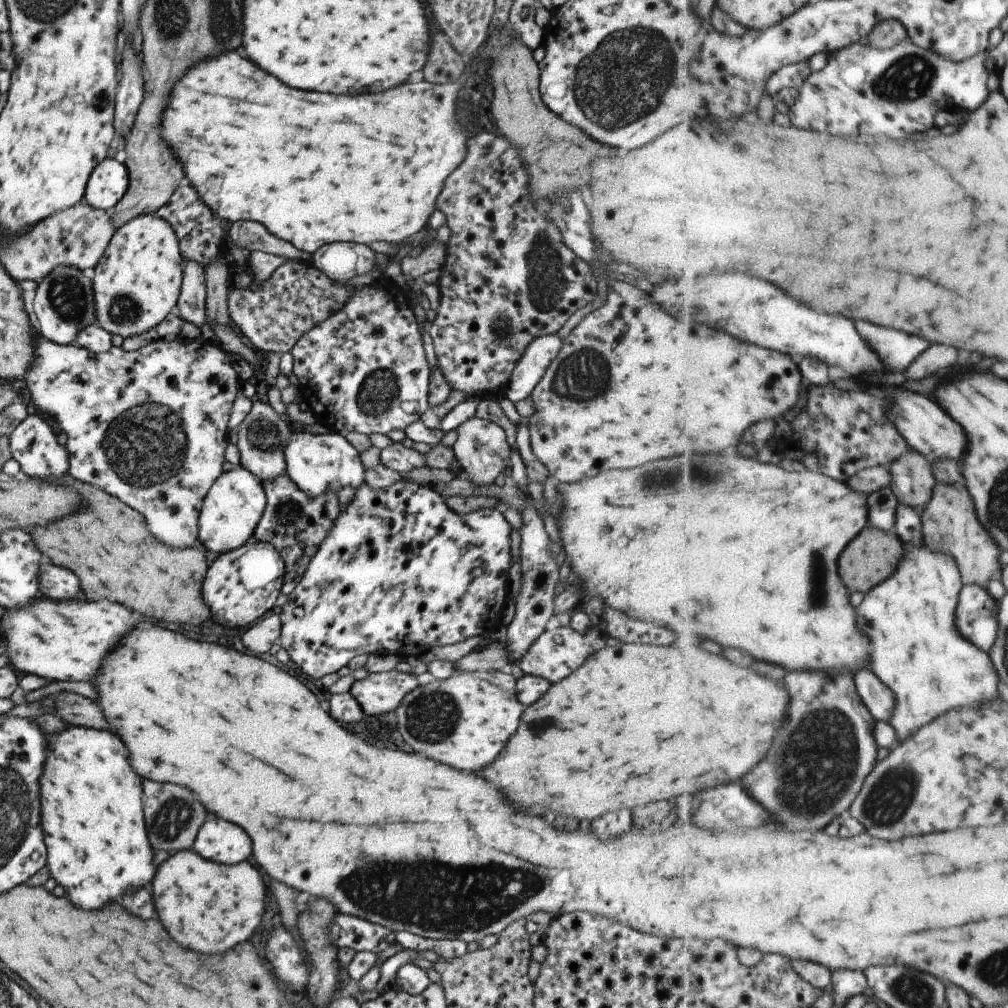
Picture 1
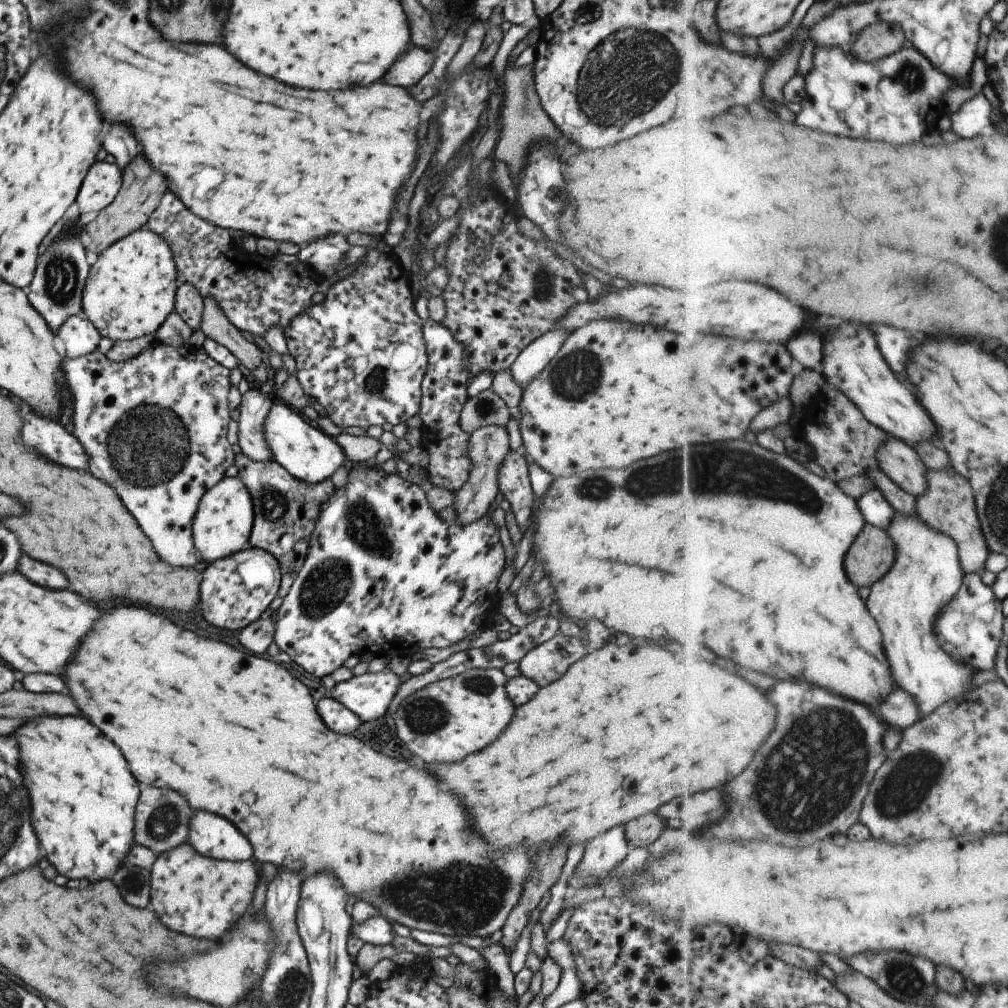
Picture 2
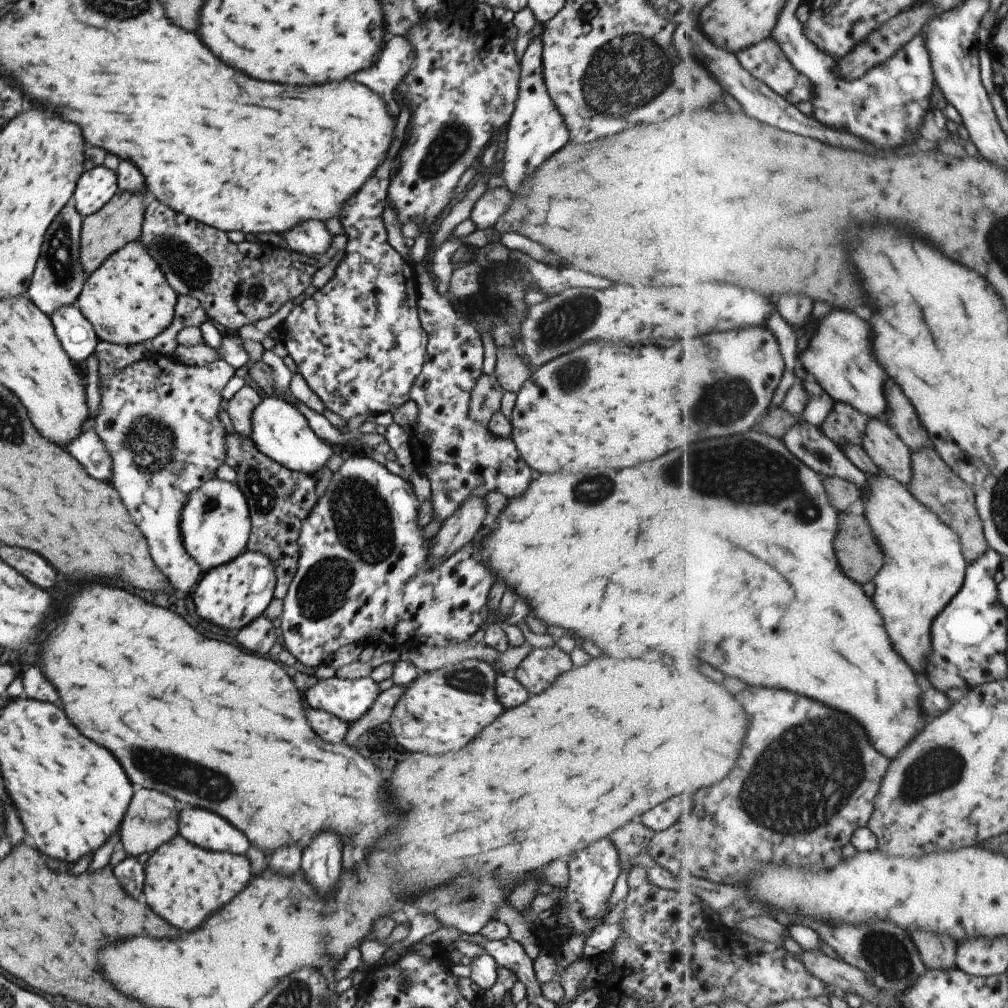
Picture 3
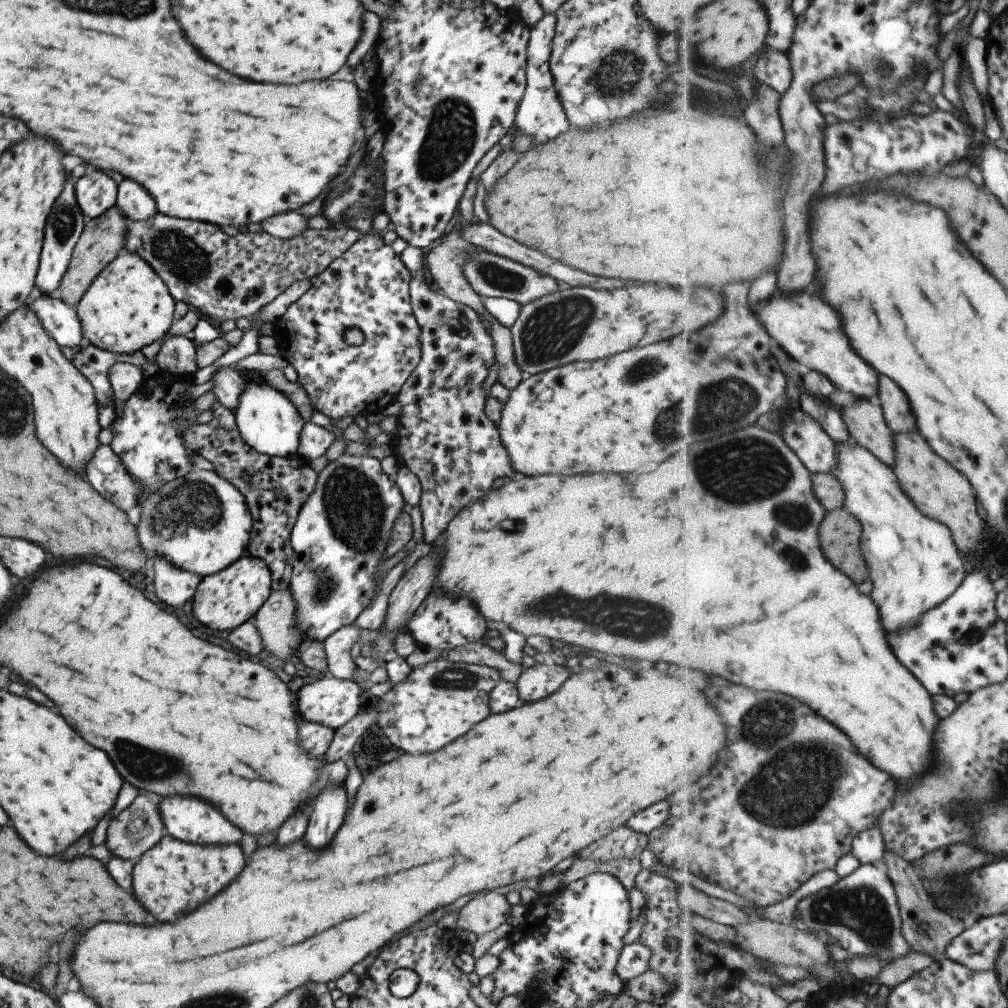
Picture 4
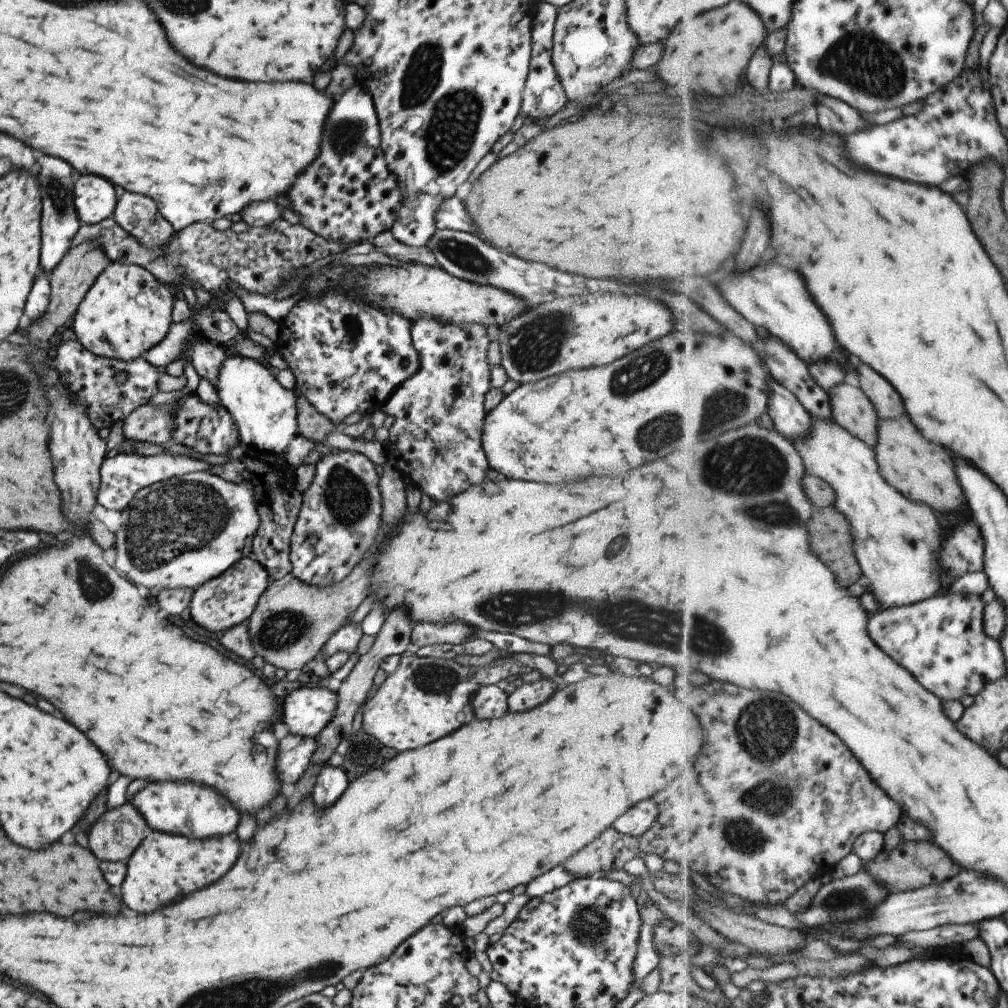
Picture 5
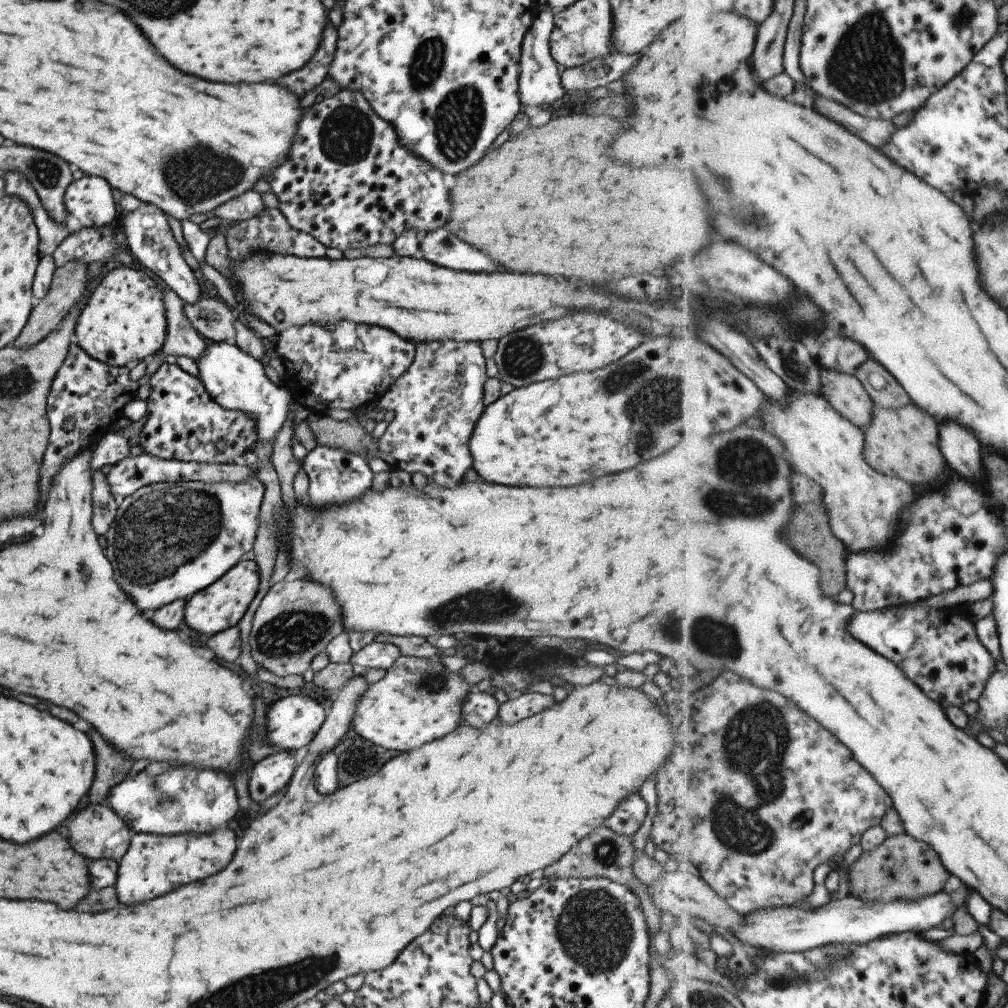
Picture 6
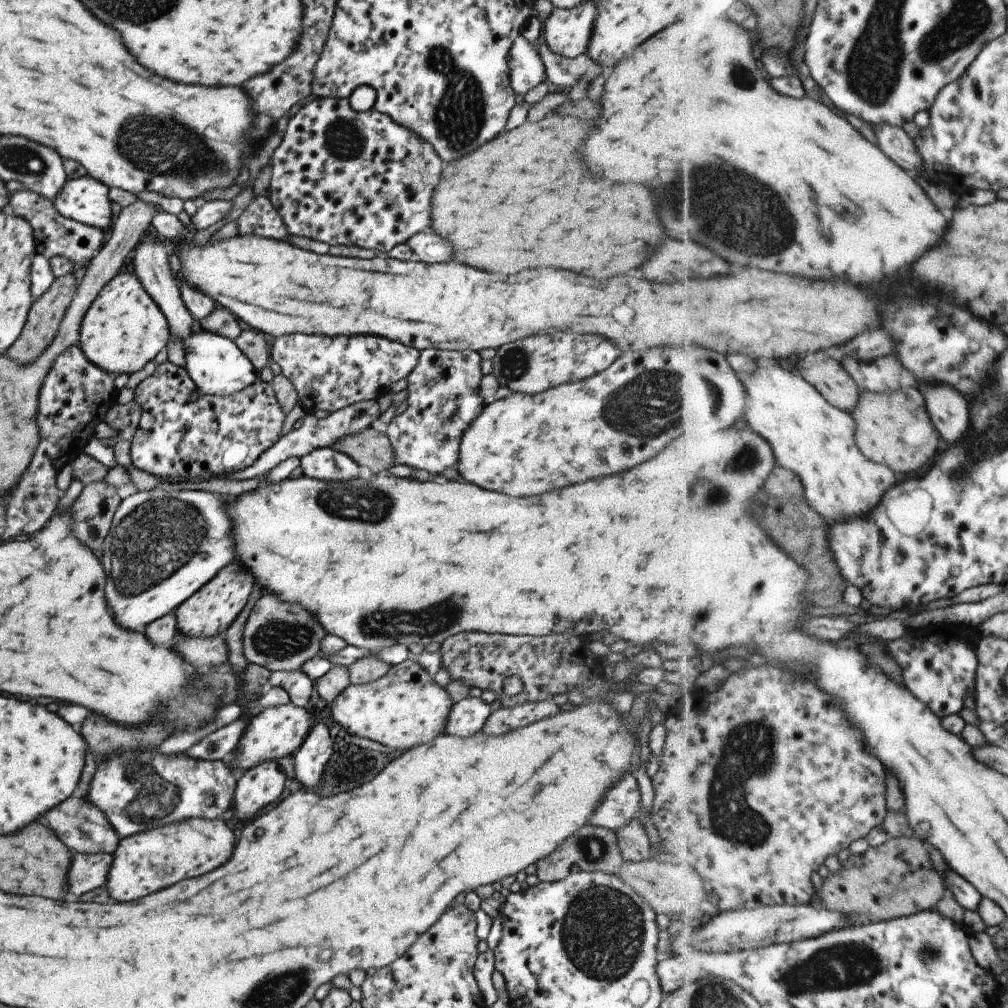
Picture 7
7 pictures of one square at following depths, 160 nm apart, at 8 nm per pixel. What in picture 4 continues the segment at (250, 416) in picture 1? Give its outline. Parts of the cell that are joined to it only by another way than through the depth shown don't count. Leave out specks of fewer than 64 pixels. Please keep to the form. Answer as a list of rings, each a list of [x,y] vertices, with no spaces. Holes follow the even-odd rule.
[[[231,366],[219,367],[211,377],[213,384],[210,392],[231,412],[237,406],[237,399],[244,389],[244,380],[241,373]]]

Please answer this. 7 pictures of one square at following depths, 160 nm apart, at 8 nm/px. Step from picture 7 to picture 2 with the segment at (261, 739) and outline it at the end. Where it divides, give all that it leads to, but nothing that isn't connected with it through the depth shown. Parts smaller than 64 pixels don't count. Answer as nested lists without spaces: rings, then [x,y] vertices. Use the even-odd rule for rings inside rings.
[[[388,668],[376,673],[363,673],[335,683],[329,698],[345,705],[361,723],[385,716],[388,702],[400,685],[398,676]]]

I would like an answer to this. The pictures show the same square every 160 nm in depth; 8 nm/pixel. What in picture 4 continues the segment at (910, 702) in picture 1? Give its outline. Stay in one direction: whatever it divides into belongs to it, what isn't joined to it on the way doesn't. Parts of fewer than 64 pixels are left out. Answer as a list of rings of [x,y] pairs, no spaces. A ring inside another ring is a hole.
[[[855,441],[837,443],[838,465],[833,468],[840,483],[845,487],[844,506],[863,525],[862,552],[871,572],[873,582],[873,600],[877,600],[877,608],[881,608],[881,620],[885,620],[887,630],[905,630],[915,626],[924,612],[939,607],[961,586],[969,573],[969,566],[961,560],[957,546],[953,542],[951,530],[917,510],[916,504],[901,488],[896,472],[884,461],[879,460],[868,448]]]

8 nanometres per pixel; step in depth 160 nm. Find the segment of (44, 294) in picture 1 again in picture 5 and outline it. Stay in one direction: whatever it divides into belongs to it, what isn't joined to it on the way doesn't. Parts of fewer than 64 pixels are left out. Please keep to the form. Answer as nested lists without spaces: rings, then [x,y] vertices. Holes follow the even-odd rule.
[[[41,154],[33,170],[41,190],[40,252],[38,270],[51,274],[71,247],[71,240],[80,228],[73,206],[73,180],[71,168],[59,158]]]

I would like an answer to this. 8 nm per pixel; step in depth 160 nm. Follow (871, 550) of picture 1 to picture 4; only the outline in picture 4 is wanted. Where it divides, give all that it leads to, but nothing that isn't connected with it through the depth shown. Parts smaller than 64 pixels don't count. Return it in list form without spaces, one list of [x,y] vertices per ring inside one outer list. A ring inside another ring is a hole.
[[[845,506],[828,511],[824,522],[820,524],[821,546],[824,555],[838,569],[843,564],[849,568],[843,570],[853,580],[869,580],[869,569],[862,552],[863,525]]]

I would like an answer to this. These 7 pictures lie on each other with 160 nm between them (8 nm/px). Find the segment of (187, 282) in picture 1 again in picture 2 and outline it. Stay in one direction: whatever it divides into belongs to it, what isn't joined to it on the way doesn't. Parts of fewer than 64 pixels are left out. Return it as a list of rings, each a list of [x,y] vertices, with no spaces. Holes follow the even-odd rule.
[[[181,283],[174,294],[174,310],[183,322],[193,331],[192,345],[201,349],[204,334],[199,330],[200,316],[202,315],[202,296],[189,283]]]

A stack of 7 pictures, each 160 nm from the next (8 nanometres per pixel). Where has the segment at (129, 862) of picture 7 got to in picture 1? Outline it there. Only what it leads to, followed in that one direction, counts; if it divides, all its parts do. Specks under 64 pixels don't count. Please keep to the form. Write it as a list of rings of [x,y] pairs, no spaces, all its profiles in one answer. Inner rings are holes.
[[[191,850],[175,852],[173,856],[169,855],[163,864],[159,864],[157,872],[153,873],[151,888],[153,888],[152,900],[157,910],[157,918],[165,926],[167,934],[177,944],[203,954],[225,952],[237,942],[247,940],[253,935],[251,932],[257,928],[263,914],[263,906],[265,906],[265,888],[257,867],[252,866],[248,861],[223,866],[223,864],[202,859]]]

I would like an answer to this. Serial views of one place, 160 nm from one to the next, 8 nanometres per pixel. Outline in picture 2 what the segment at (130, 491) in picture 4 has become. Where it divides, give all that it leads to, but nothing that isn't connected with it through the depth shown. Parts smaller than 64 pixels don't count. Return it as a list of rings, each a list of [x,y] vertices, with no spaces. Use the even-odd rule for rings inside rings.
[[[28,410],[22,411],[22,423],[21,438],[25,446],[31,446],[51,462],[63,464],[67,468],[87,470],[88,454],[59,423]]]

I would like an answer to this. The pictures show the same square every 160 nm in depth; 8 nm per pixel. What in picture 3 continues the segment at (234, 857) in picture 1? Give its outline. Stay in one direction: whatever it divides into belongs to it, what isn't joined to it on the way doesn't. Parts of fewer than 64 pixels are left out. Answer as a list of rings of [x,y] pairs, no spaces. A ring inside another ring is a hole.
[[[185,808],[178,812],[176,821],[177,834],[202,849],[217,852],[227,850],[231,854],[245,855],[250,847],[244,834],[209,810]]]

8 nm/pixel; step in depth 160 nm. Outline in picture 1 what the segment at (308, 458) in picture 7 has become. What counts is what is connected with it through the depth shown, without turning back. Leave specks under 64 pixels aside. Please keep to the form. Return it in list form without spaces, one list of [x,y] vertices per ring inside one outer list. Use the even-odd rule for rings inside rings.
[[[401,479],[384,489],[370,488],[365,482],[361,483],[354,490],[351,500],[340,508],[325,538],[321,538],[315,554],[309,559],[299,582],[287,595],[286,602],[280,606],[280,648],[285,650],[303,674],[320,679],[337,672],[339,668],[346,666],[350,658],[358,654],[419,656],[421,652],[434,646],[452,645],[474,636],[485,636],[498,626],[504,608],[503,586],[508,584],[507,573],[512,565],[509,555],[509,528],[509,523],[496,509],[479,509],[464,515],[454,513],[447,508],[444,498],[430,486],[419,486]]]

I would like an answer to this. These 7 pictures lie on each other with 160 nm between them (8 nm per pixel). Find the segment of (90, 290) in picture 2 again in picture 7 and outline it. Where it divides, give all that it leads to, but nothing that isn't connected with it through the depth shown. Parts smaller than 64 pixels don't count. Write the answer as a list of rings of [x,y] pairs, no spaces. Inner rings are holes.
[[[129,269],[123,274],[117,273],[101,287],[83,315],[77,345],[83,356],[103,372],[113,376],[130,375],[153,360],[155,354],[166,346],[169,335],[163,313]]]

